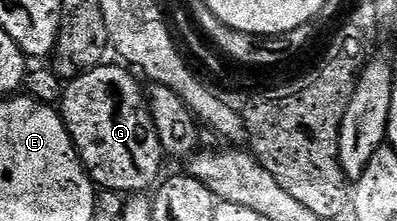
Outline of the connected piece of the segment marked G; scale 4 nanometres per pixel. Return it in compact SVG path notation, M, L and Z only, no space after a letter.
M105 62L99 68L83 72L71 81L72 89L64 100L62 115L72 133L80 153L81 160L89 169L101 172L104 177L98 180L101 189L109 188L112 192L144 192L160 176L160 167L166 161L166 155L157 140L154 131L153 115L146 103L146 92L123 63Z

